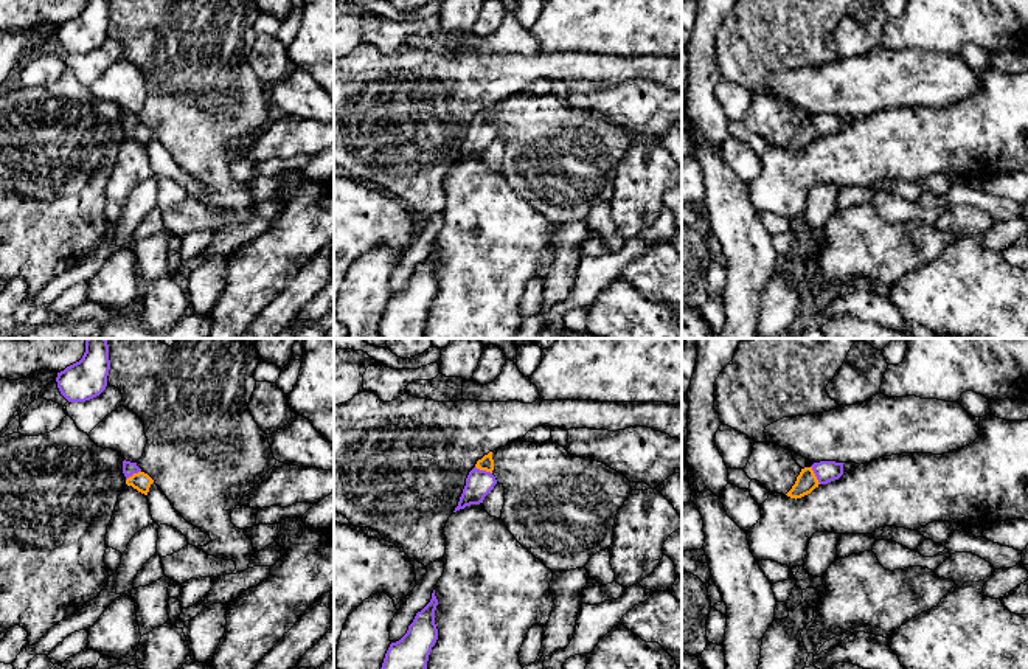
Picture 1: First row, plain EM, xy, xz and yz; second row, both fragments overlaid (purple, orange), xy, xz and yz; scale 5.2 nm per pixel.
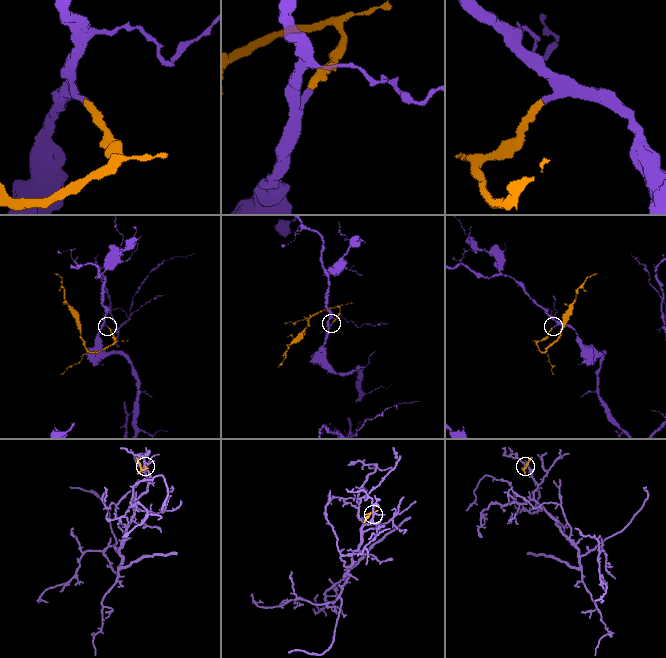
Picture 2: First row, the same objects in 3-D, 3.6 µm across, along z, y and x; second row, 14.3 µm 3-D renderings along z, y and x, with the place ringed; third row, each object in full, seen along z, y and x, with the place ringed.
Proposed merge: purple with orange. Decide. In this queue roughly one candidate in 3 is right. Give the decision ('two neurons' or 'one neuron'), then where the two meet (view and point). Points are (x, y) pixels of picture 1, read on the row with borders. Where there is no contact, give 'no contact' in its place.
one neuron | yz (816, 475)

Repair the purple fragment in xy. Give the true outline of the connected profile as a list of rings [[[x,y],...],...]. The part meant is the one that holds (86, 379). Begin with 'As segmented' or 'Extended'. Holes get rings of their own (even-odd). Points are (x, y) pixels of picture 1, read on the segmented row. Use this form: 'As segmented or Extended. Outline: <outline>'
As segmented. Outline: [[[87,338],[82,359],[57,373],[57,388],[68,402],[90,400],[106,390],[109,369],[107,340]]]

